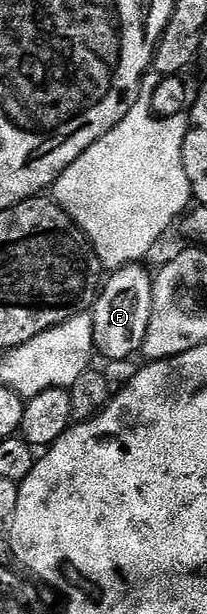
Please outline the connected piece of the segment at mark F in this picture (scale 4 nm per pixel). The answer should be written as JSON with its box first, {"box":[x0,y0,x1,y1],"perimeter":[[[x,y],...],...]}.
{"box":[91,264,153,362],"perimeter":[[[144,264],[125,265],[104,282],[91,306],[95,327],[95,349],[106,362],[130,360],[140,354],[141,344],[147,335],[147,323],[151,323],[153,302],[153,277],[144,269]]]}

